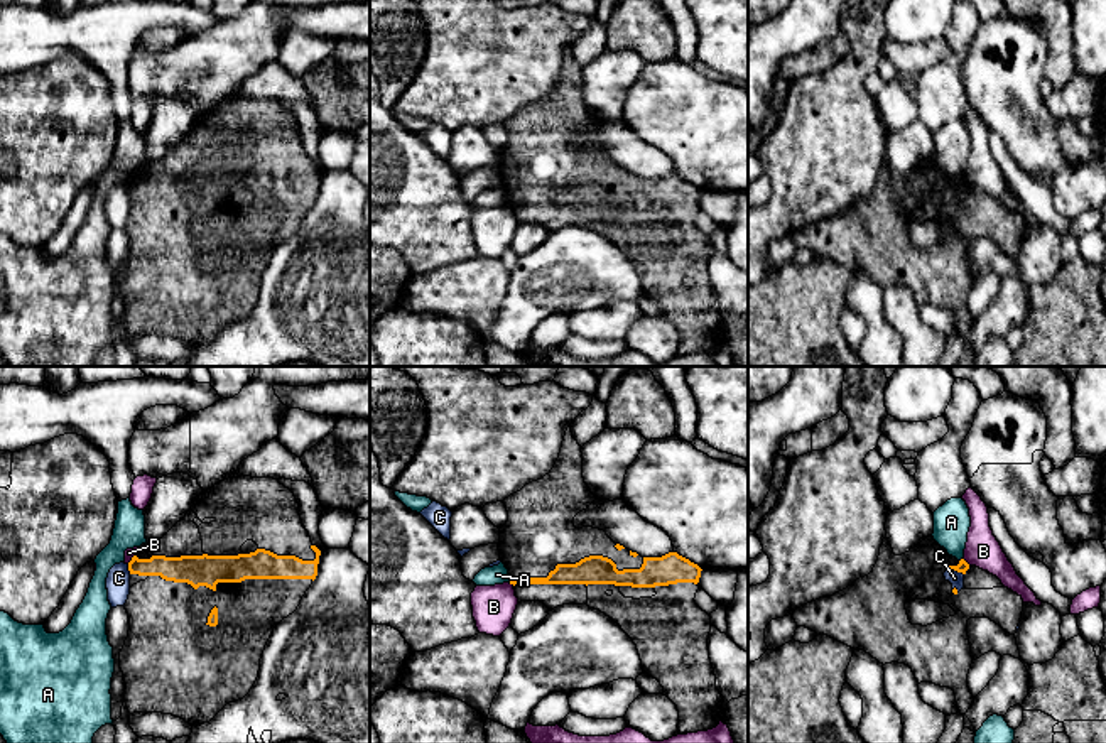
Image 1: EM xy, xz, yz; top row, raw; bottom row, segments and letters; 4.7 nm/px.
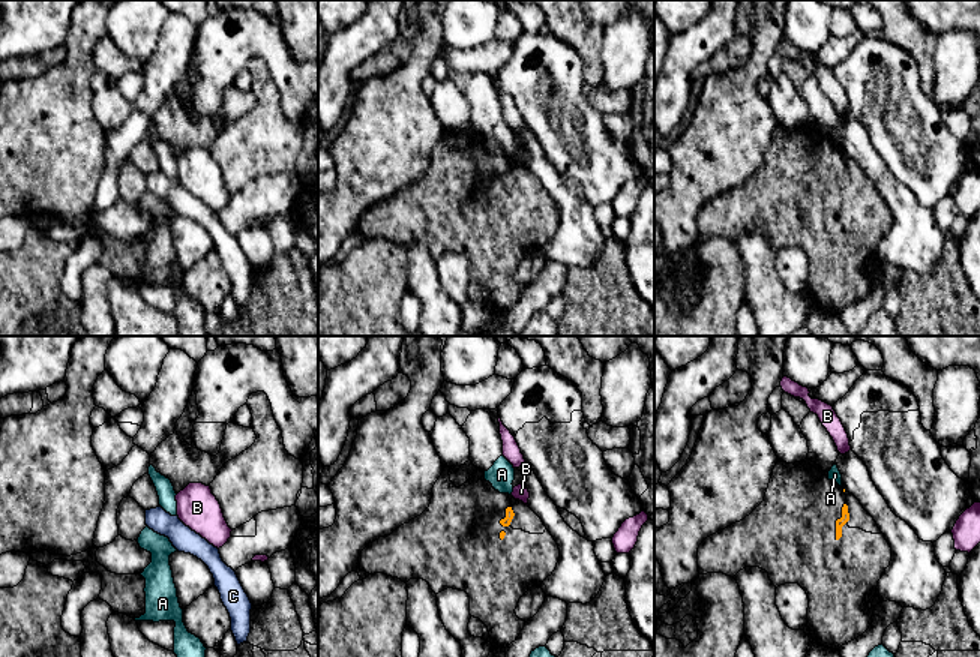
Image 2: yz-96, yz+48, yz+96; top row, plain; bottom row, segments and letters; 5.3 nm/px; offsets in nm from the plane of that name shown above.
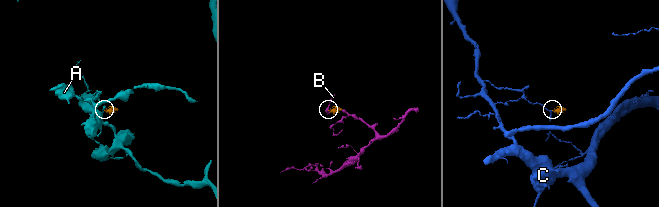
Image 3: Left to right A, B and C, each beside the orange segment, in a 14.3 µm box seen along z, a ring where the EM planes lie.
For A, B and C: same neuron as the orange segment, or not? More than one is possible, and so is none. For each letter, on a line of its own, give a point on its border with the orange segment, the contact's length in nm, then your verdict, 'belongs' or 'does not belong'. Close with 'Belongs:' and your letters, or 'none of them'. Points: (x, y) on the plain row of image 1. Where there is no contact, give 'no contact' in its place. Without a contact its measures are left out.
A: contact xz (510, 201); length 30 nm; does not belong
B: contact xy (132, 181); length 60 nm; does not belong
C: contact xy (129, 191); length 50 nm; does not belong
Belongs: none of them

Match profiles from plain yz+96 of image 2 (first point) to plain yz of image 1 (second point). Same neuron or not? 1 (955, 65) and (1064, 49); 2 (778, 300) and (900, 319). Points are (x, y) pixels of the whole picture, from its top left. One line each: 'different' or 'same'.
1: different
2: different

